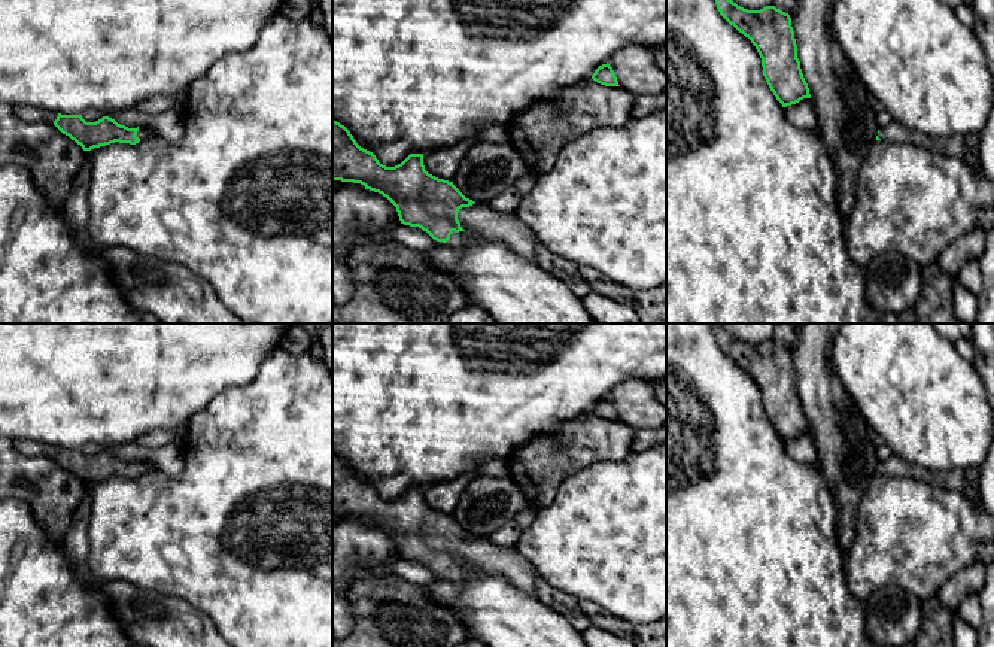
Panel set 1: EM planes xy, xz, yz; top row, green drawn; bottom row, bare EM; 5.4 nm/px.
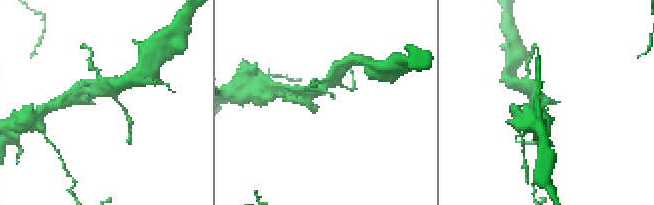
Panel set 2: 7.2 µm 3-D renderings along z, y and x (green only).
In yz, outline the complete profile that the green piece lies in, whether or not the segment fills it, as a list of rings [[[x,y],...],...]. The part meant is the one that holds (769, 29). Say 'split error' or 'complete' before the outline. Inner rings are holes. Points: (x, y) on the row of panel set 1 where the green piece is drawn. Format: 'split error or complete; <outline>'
complete; [[[715,0],[715,4],[720,15],[756,46],[763,76],[782,107],[811,98],[788,13],[775,6],[748,10],[732,0]]]

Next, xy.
split error; [[[58,113],[54,125],[80,145],[83,151],[91,151],[115,142],[136,145],[143,139],[155,136],[151,128],[128,128],[109,116],[103,116],[95,122],[86,122],[82,115]]]

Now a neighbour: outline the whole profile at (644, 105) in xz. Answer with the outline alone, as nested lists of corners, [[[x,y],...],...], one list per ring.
[[[666,89],[660,94],[638,95],[632,109],[632,118],[642,119],[659,110],[666,110]]]

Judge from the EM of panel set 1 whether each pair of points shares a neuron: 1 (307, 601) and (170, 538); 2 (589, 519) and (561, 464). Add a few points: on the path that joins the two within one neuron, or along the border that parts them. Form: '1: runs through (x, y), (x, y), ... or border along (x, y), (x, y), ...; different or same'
1: runs through (273, 574), (252, 570), (221, 553), (204, 538); same
2: border along (599, 461), (571, 474), (547, 506); different

